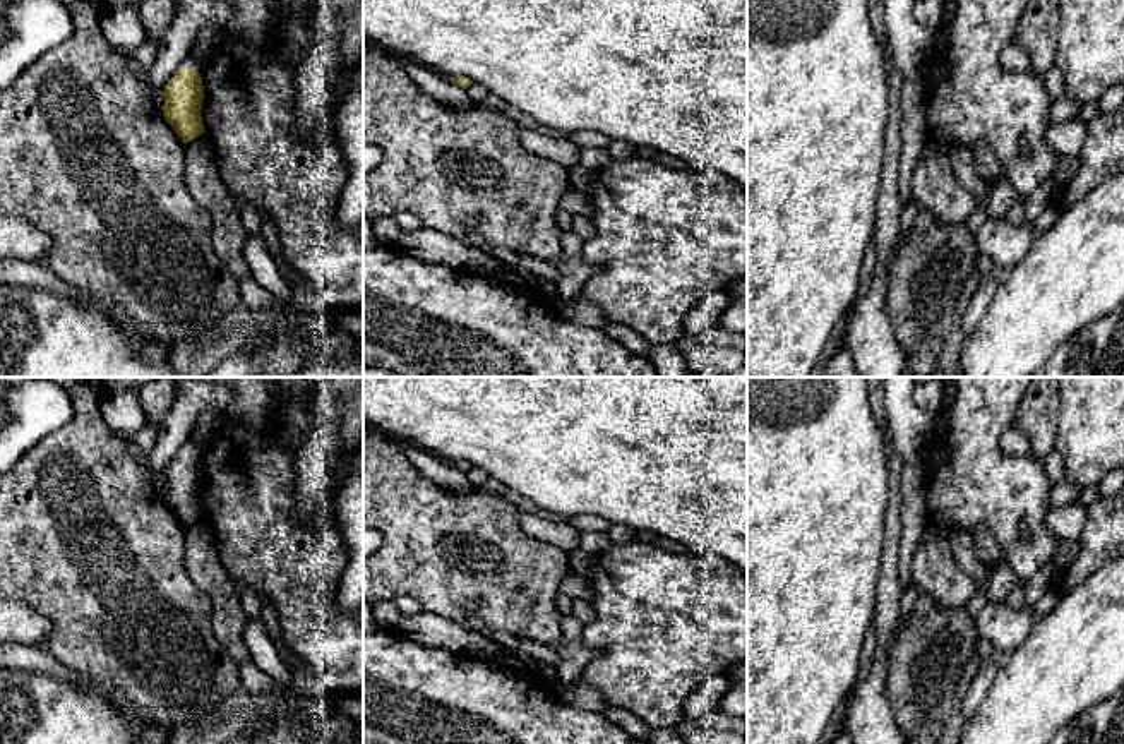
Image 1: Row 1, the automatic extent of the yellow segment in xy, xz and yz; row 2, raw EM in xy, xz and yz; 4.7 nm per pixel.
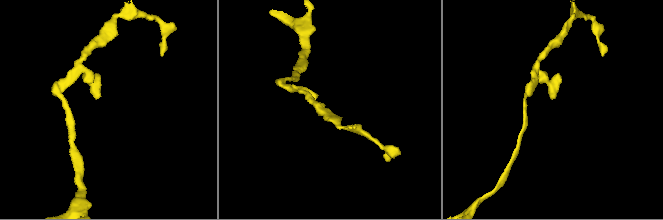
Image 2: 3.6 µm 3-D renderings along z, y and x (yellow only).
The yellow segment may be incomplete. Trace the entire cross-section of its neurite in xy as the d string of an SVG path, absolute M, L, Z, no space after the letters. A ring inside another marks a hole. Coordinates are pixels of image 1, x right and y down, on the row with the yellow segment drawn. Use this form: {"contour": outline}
{"contour": "M182 69L164 89L163 115L185 146L185 185L212 219L212 247L221 262L238 278L250 278L243 257L247 230L223 182L218 156L202 125L204 86L199 70Z"}

